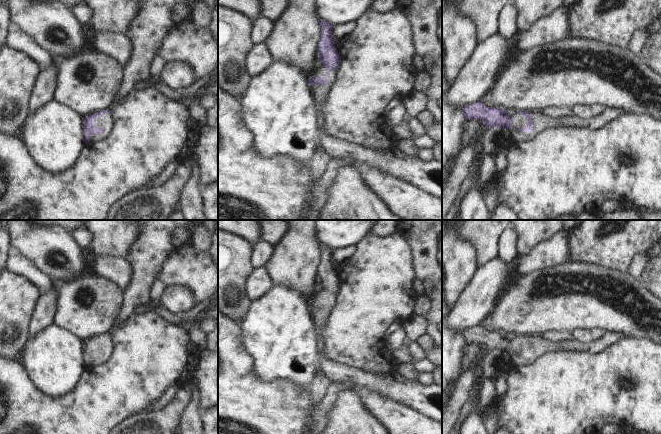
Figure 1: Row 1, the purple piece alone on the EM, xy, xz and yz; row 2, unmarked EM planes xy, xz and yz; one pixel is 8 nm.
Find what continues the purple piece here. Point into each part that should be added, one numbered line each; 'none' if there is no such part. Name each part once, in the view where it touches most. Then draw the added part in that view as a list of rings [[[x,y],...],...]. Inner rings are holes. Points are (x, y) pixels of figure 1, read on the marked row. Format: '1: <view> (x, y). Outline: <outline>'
1: xz (319, 93). Outline: [[[338,67],[335,68],[334,70],[330,71],[327,74],[327,79],[328,79],[328,82],[329,82],[328,85],[317,86],[317,85],[314,84],[314,85],[310,86],[312,96],[313,96],[313,104],[314,104],[314,107],[315,107],[317,125],[323,133],[326,133],[326,132],[322,127],[323,117],[322,117],[322,114],[321,114],[321,105],[322,105],[324,99],[326,98],[331,85],[333,84],[335,78],[336,78],[337,70],[338,70]]]

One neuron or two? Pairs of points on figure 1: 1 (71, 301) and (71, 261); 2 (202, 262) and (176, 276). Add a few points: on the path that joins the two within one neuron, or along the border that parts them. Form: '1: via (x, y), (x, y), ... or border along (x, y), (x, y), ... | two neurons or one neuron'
1: border along (78, 276), (69, 281), (49, 277) | two neurons
2: via (196, 268), (184, 268), (182, 270) | one neuron

